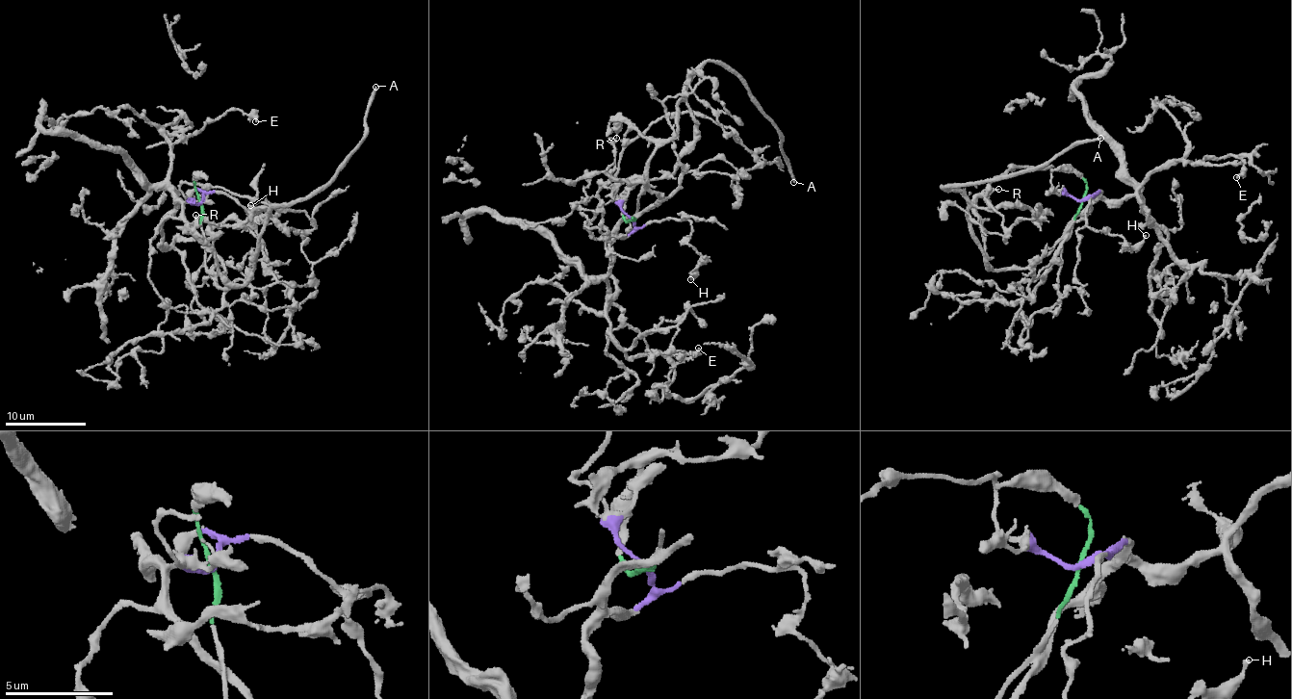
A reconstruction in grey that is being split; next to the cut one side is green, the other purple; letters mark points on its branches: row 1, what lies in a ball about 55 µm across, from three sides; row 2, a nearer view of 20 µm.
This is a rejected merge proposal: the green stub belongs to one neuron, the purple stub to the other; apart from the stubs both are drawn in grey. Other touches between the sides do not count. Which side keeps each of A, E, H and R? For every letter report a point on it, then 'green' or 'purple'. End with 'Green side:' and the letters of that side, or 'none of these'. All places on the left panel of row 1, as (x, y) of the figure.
A: place (375, 87); green
E: place (255, 121); purple
H: place (250, 205); purple
R: place (195, 215); green
Green side: A, R

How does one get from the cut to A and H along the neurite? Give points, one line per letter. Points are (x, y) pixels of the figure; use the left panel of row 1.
A: (200, 201), (206, 266), (219, 288), (241, 284), (268, 211), (309, 199), (351, 153), (374, 86)
H: (200, 201), (205, 194), (227, 194), (258, 213), (252, 212), (265, 211), (258, 219), (250, 205)

